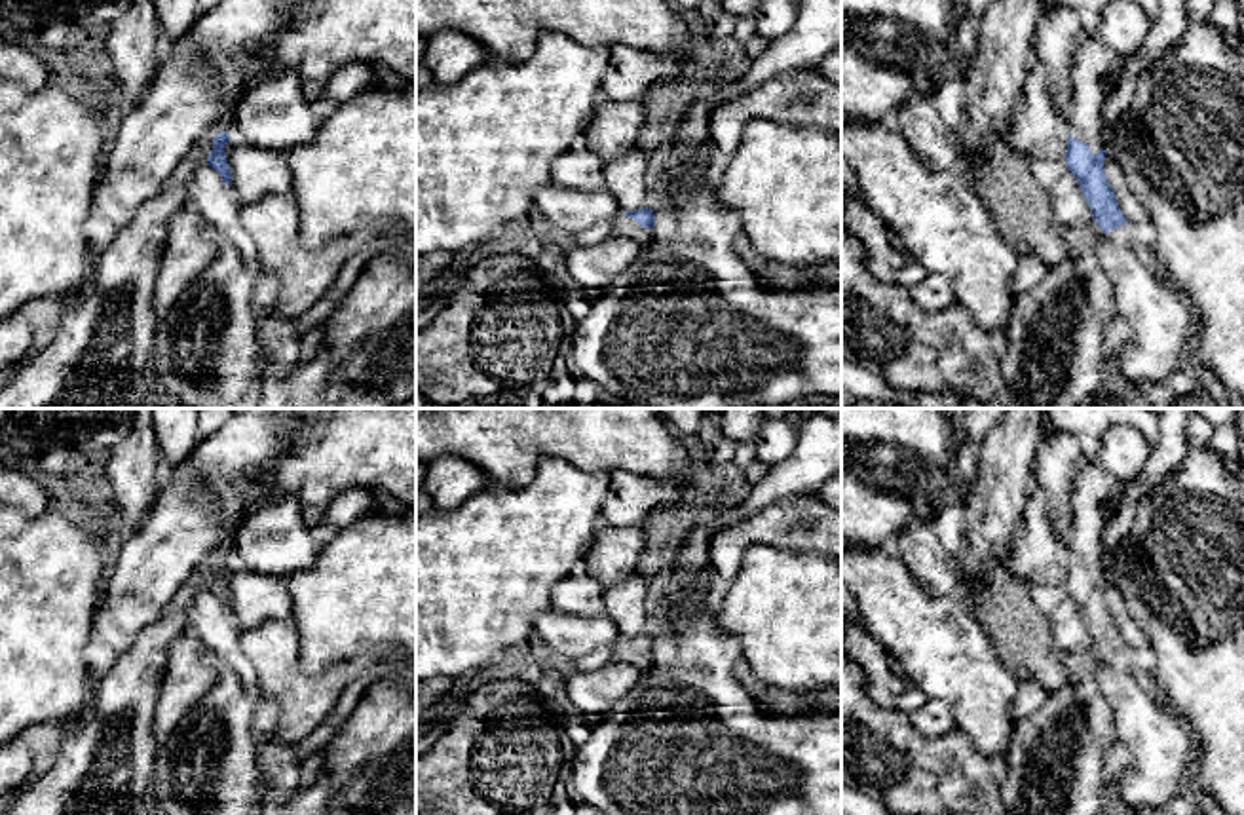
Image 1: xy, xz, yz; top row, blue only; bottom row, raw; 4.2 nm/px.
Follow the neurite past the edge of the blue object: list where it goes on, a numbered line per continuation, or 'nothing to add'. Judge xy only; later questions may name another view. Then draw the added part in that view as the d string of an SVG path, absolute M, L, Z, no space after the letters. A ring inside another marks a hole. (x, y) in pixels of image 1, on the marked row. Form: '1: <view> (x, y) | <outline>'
1: xy (223, 122) | M230 110L217 118L211 135L228 133L228 129L230 129Z

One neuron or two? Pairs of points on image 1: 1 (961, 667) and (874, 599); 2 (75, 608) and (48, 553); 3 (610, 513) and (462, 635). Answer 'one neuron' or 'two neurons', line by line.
1: one neuron
2: one neuron
3: two neurons

